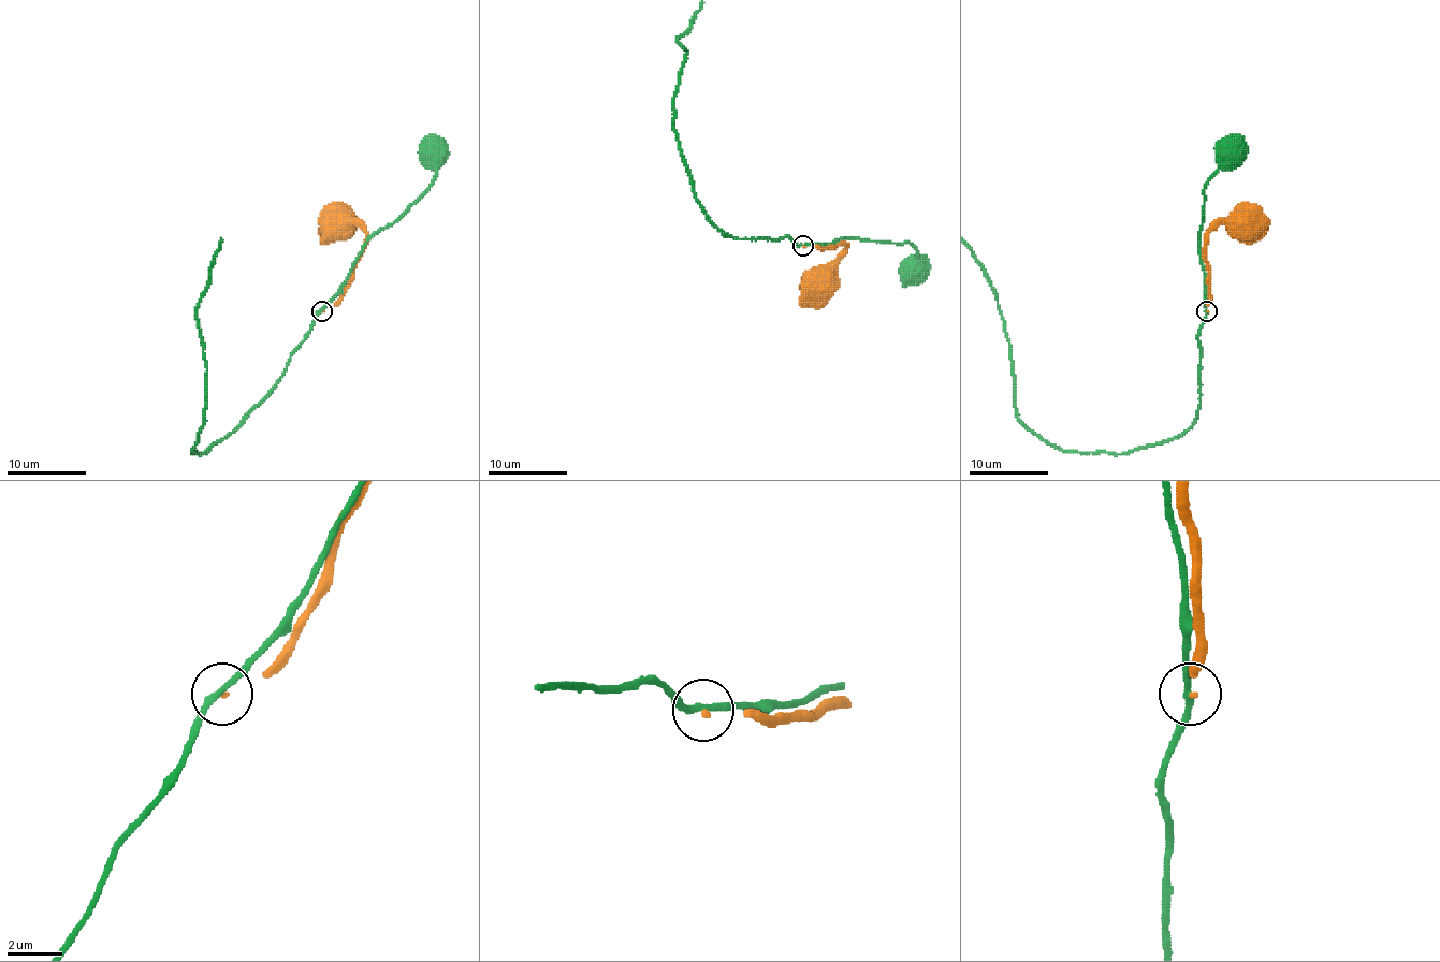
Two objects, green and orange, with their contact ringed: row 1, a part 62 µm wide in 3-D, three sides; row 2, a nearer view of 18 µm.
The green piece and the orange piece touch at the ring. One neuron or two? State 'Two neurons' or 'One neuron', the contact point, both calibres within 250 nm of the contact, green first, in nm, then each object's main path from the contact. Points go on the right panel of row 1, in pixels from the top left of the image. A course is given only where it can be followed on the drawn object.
Two neurons. Place: (1206, 310). Thickness 240 nm (green) against 100 nm. Course of green: (1206, 311), (1200, 248), (1204, 188), (1230, 152). Course of orange: (1206, 311), (1208, 234), (1230, 220), (1244, 220)

